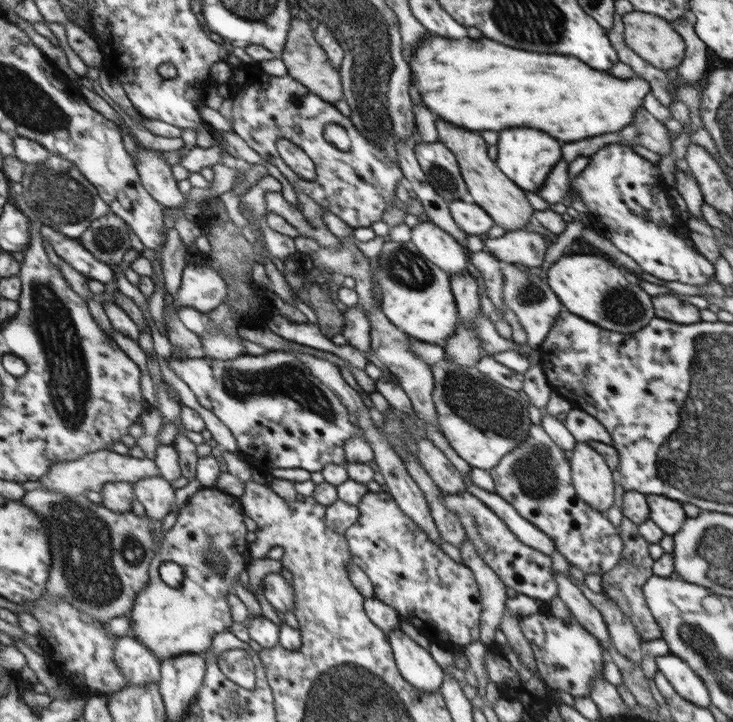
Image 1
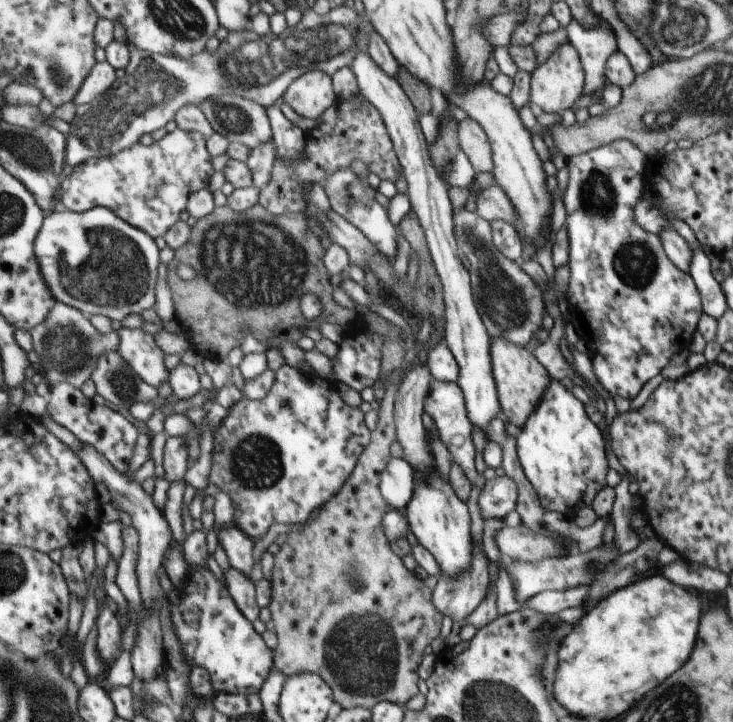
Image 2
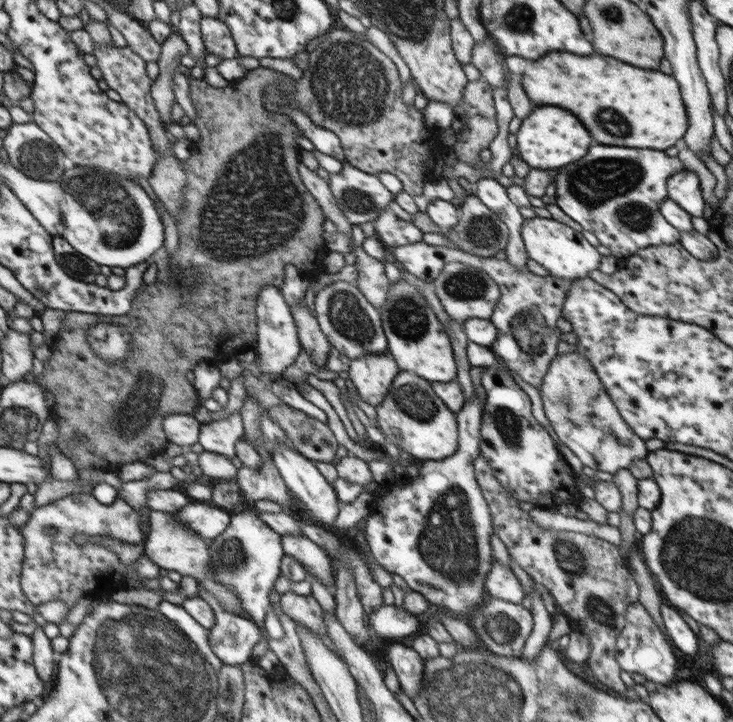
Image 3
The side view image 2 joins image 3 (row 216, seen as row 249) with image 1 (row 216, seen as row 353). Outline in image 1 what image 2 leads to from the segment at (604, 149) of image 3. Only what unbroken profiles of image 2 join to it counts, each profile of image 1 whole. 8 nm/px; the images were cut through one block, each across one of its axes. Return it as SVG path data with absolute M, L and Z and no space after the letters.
M610 144L590 157L588 165L572 180L572 198L580 196L588 208L590 227L608 238L620 252L633 258L644 272L666 282L682 282L702 288L715 274L714 263L686 242L690 239L688 223L675 216L675 211L668 202L667 188L657 164L640 157L629 146Z

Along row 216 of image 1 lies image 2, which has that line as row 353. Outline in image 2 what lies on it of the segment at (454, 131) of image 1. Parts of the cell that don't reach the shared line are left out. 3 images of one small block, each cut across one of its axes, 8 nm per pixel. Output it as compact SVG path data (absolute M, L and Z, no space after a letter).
M491 338L490 358L492 358L492 376L494 376L498 402L505 419L518 428L516 432L518 435L522 432L524 422L528 421L530 412L536 410L542 394L546 392L546 386L550 384L550 374L534 354L504 338Z

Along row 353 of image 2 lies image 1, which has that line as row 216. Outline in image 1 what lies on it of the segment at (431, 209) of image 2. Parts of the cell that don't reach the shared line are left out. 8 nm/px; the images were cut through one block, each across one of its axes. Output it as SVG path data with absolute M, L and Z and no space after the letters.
M451 201L449 210L454 223L468 235L486 234L495 226L493 219L476 203Z

